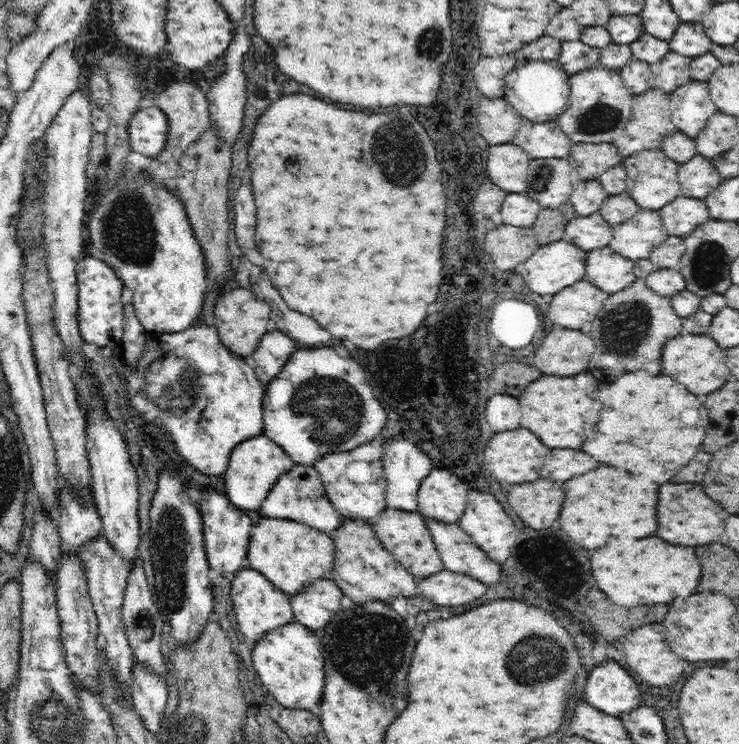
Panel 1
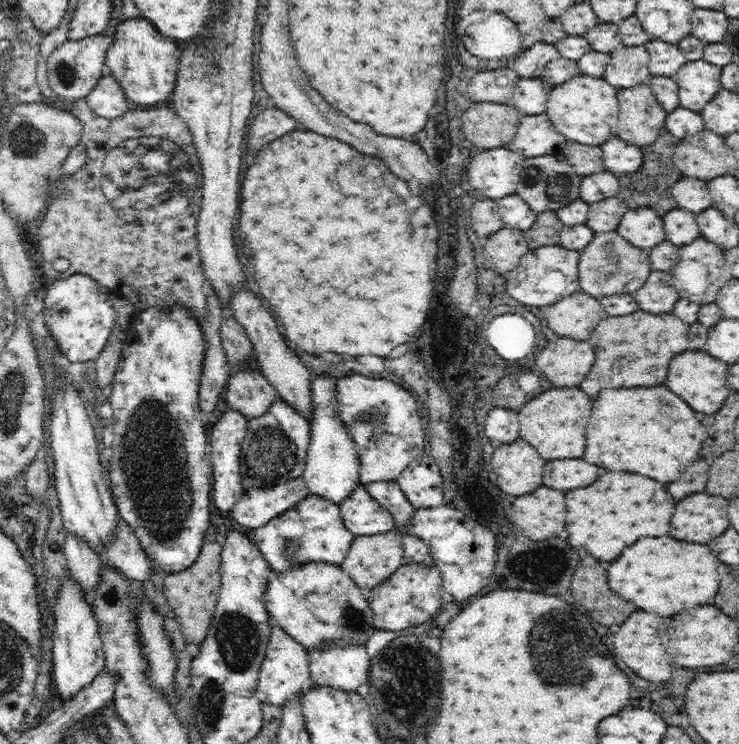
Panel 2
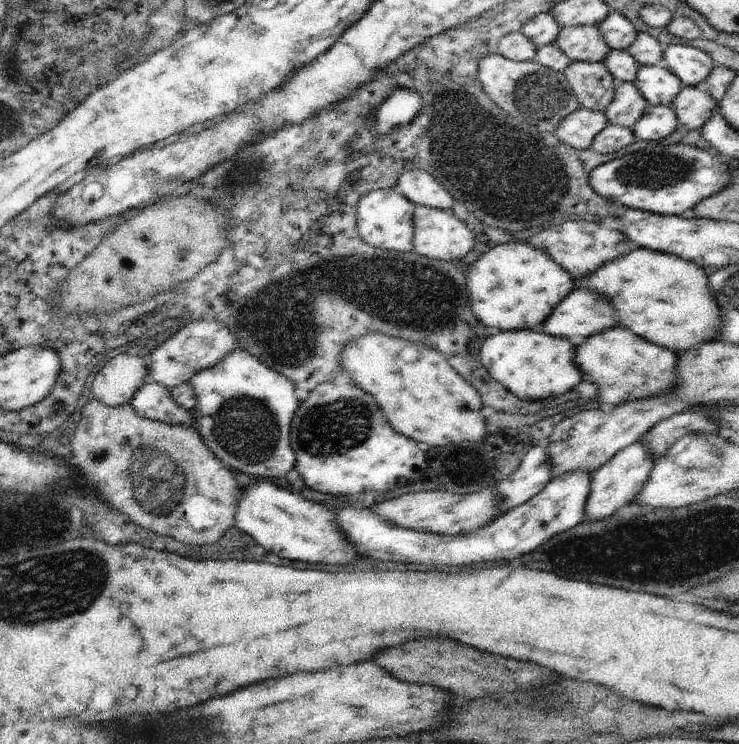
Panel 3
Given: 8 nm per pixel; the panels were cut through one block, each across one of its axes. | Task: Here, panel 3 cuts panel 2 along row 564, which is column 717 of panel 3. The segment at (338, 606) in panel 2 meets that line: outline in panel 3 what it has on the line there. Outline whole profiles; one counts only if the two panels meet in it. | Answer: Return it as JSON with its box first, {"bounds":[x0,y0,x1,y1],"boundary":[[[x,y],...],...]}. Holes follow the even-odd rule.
{"bounds":[575,247,723,354],"boundary":[[[635,247],[627,255],[606,263],[594,273],[582,279],[575,279],[575,289],[590,289],[603,294],[608,301],[612,301],[620,326],[629,328],[648,342],[659,344],[677,354],[683,354],[701,344],[714,342],[723,328],[723,312],[708,284],[708,277],[709,270],[694,261],[652,249]]]}

